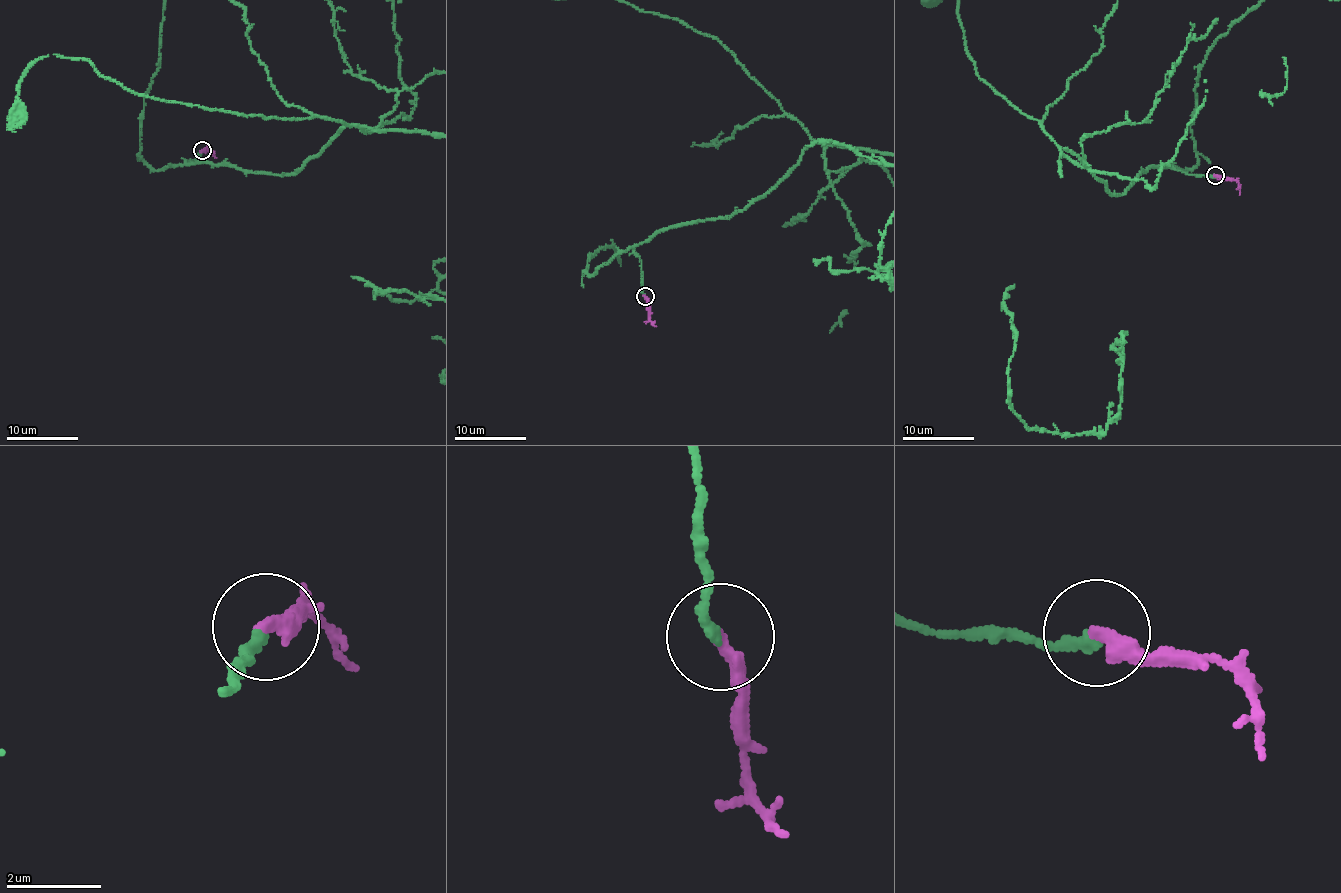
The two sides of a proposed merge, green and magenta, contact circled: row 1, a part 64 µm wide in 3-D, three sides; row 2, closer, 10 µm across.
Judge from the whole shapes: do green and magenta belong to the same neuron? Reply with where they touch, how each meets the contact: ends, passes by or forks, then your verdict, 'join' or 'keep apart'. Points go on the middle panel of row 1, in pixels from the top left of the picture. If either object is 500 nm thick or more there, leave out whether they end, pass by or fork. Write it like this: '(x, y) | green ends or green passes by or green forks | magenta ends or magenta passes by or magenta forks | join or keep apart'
(645, 296) | green ends | magenta ends | join

